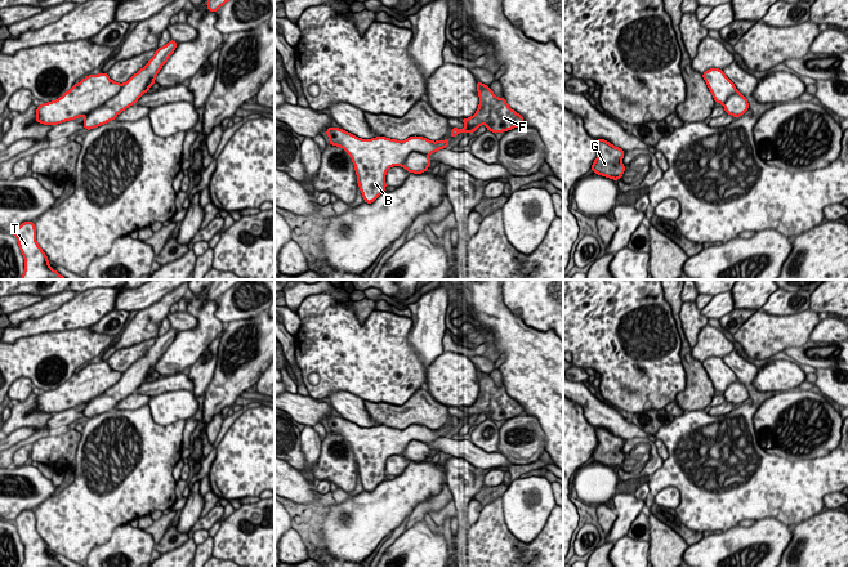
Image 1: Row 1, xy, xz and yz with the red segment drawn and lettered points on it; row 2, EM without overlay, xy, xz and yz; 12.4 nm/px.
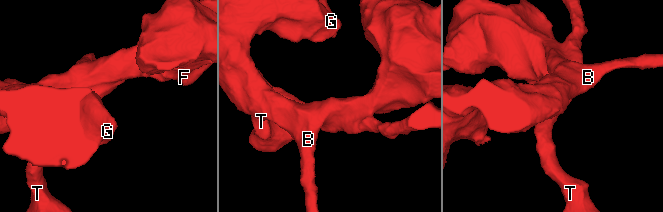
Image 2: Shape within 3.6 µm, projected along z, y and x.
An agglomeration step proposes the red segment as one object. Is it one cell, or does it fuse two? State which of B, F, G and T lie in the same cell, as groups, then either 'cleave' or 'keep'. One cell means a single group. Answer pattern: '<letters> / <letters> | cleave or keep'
B F G / T | cleave

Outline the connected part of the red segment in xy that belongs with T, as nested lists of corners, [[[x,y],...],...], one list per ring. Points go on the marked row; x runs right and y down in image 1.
[[[34,222],[22,223],[13,234],[24,258],[24,272],[21,279],[67,279],[48,264],[48,256],[36,242]]]

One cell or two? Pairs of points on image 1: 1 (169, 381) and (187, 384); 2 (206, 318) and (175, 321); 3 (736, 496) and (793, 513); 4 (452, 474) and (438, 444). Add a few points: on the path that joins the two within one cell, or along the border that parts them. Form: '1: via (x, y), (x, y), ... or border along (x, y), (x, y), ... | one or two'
1: via (173, 381), (183, 383) | one
2: border along (197, 320), (192, 329), (178, 331) | two
3: via (750, 496), (776, 496), (779, 499) | one
4: border along (452, 455), (481, 468) | two

